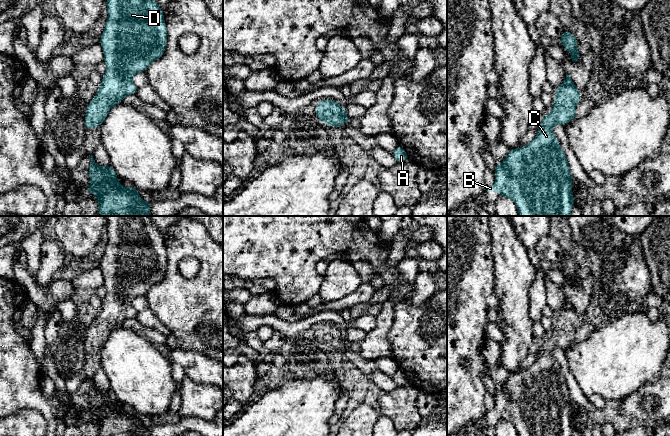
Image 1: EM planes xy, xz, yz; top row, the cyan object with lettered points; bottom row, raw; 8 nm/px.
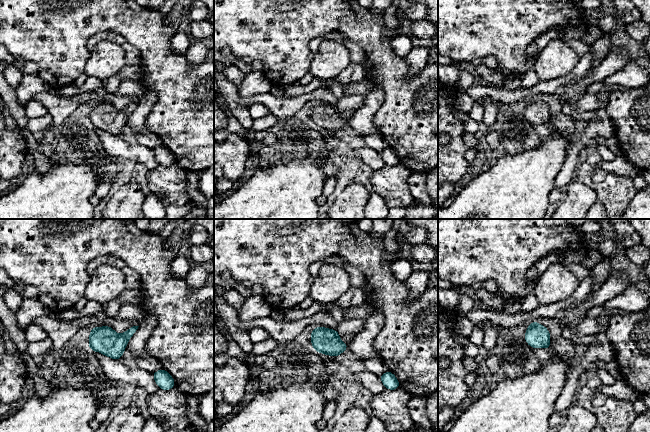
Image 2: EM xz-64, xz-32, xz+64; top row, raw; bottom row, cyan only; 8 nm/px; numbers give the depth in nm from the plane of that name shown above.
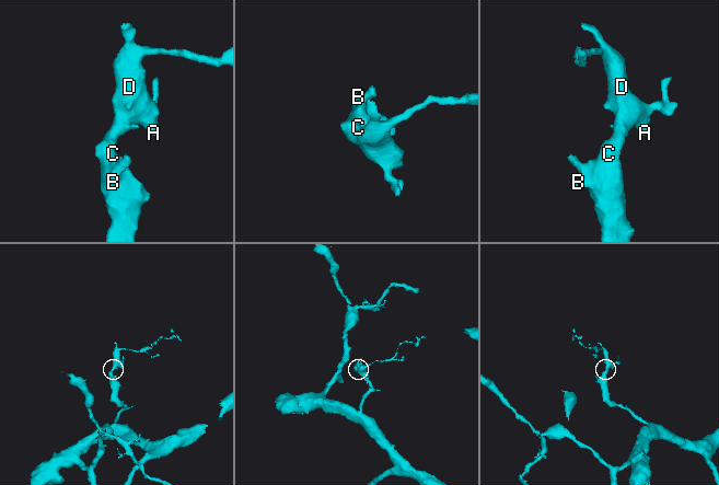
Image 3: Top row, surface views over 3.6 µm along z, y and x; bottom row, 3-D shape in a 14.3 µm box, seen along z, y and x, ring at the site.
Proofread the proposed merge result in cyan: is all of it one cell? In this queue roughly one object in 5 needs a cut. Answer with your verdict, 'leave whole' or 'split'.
leave whole

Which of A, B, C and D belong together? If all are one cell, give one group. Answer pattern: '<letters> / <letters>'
A B C D

